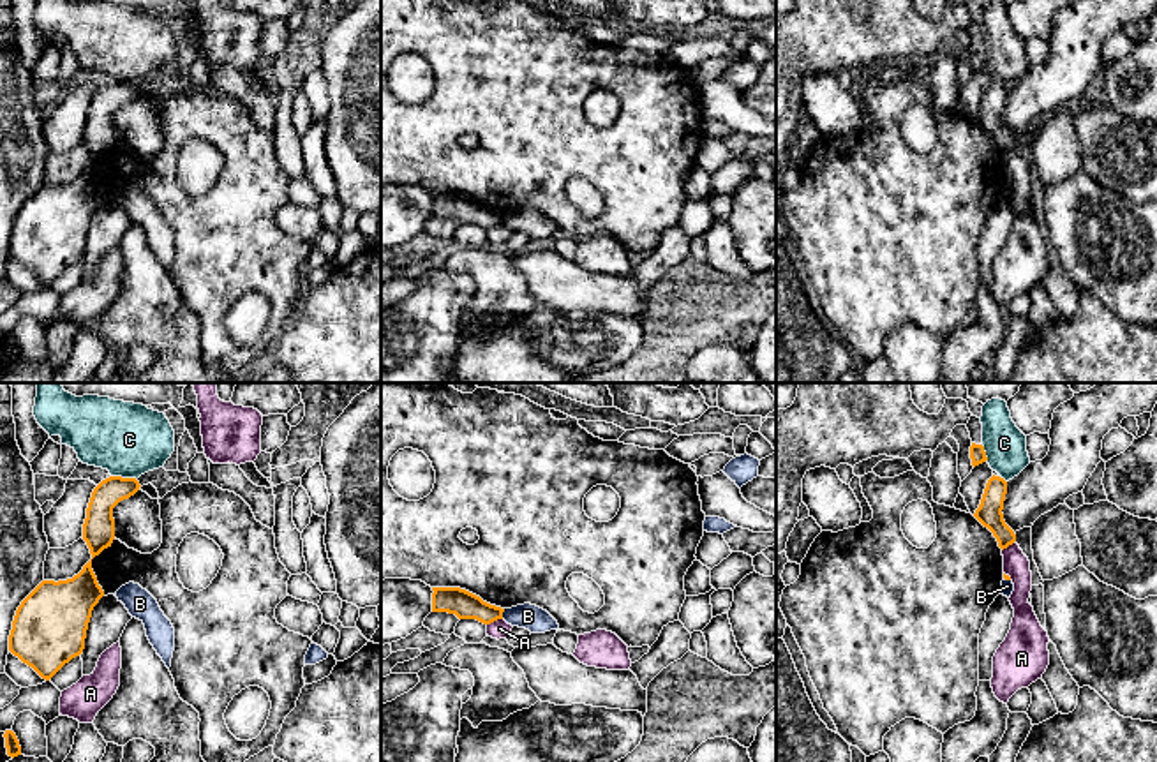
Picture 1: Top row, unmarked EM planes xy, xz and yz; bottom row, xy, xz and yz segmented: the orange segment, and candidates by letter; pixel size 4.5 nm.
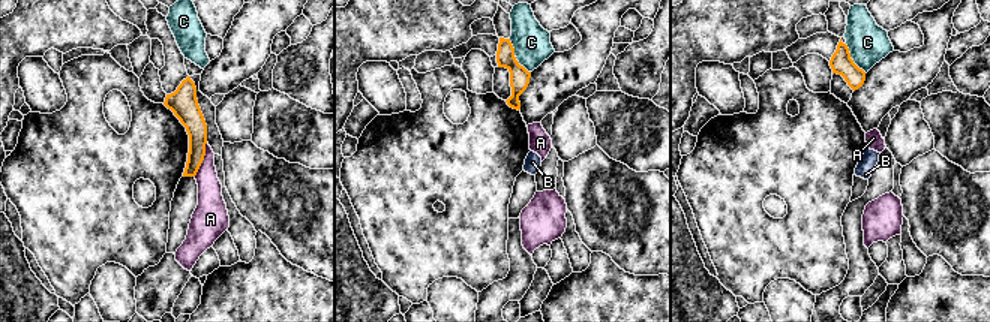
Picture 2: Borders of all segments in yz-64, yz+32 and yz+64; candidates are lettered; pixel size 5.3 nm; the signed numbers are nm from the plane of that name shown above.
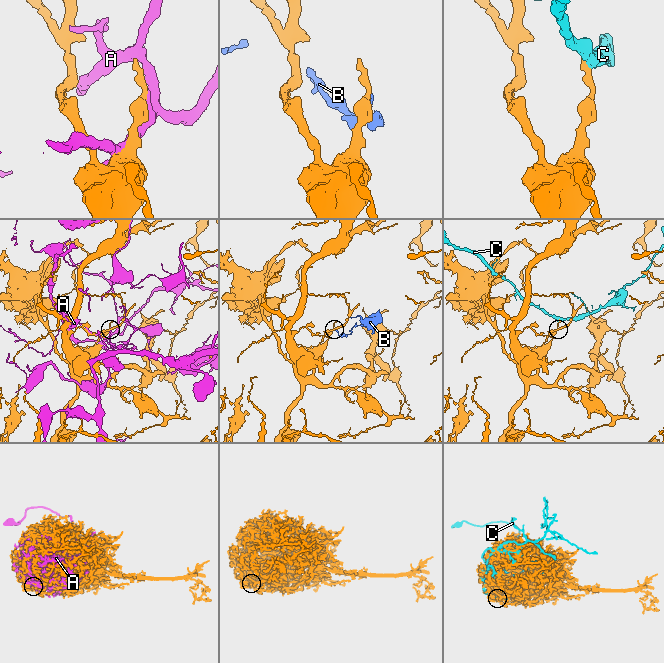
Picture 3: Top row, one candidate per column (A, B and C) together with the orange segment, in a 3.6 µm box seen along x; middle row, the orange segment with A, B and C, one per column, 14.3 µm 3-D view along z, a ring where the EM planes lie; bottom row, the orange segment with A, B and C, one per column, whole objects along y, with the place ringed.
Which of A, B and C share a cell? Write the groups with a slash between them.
A / B / C

